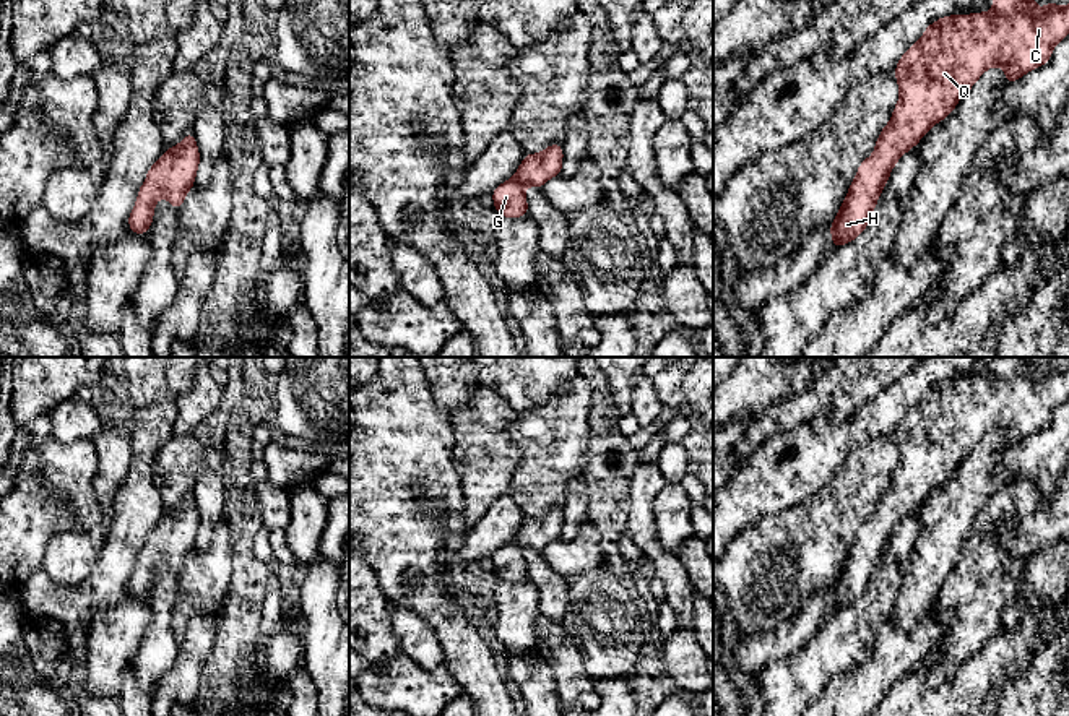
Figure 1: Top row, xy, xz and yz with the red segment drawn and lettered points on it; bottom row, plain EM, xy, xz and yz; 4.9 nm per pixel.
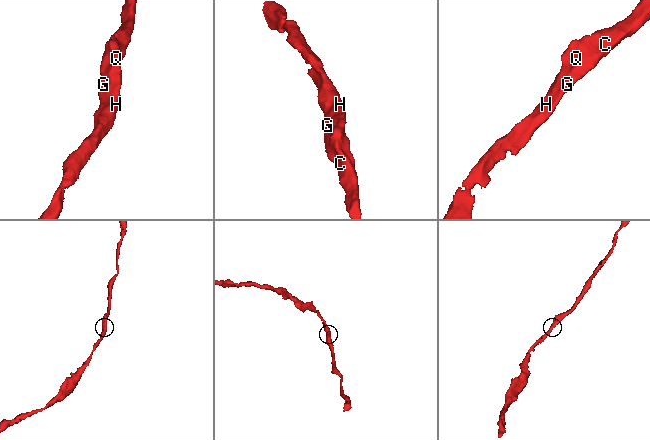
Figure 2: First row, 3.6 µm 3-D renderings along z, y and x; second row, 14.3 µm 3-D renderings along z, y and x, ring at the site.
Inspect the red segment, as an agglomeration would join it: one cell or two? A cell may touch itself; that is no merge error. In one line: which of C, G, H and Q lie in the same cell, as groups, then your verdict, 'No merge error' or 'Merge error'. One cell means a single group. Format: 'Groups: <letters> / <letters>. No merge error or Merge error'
Groups: C G H Q. No merge error

